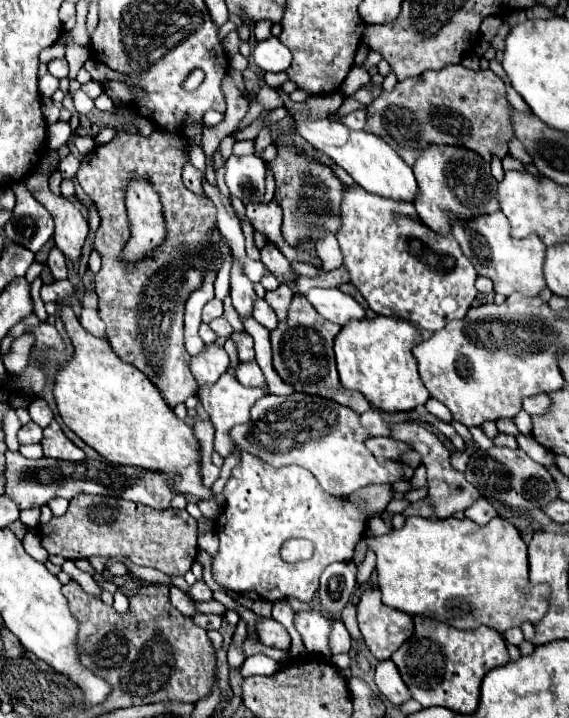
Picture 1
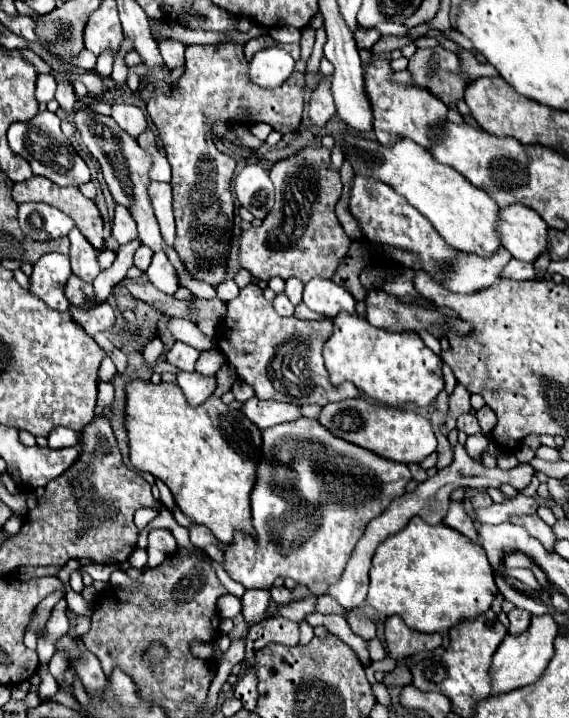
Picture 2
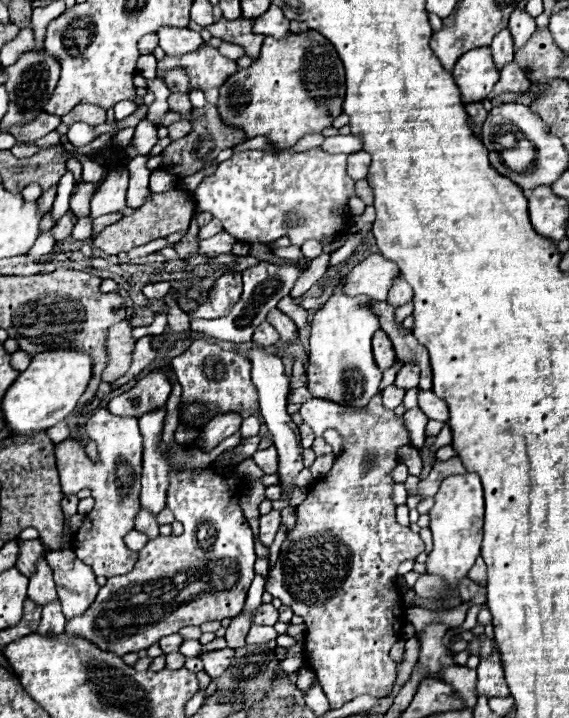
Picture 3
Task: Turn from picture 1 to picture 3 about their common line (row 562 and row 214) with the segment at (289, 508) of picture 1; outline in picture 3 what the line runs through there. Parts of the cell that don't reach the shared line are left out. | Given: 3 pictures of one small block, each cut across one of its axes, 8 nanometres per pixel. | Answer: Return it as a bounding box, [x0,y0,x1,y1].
[194,148,354,246]

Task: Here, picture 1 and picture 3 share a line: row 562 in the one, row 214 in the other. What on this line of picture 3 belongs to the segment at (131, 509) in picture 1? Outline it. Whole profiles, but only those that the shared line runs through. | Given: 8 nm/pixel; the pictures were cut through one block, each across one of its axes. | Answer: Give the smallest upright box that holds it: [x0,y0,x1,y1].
[92,190,194,256]

